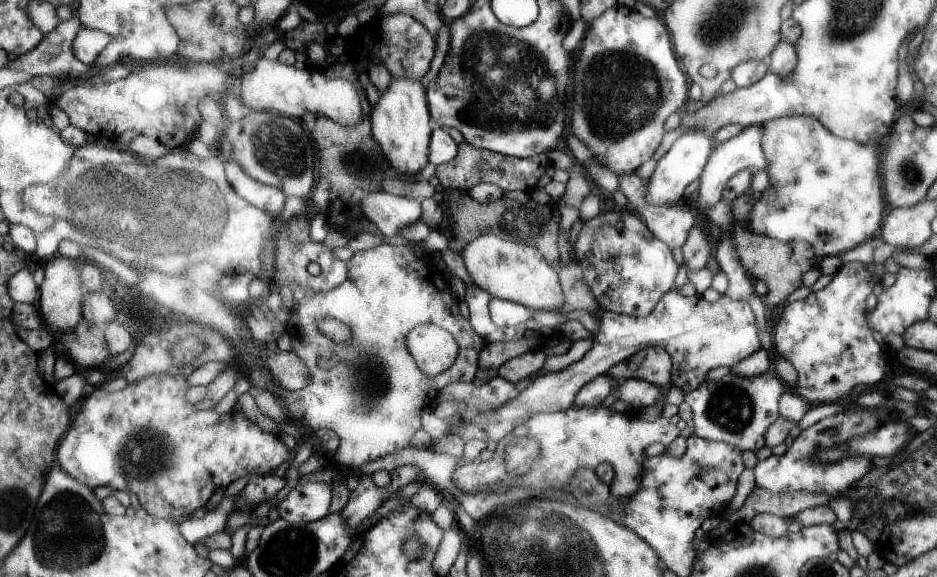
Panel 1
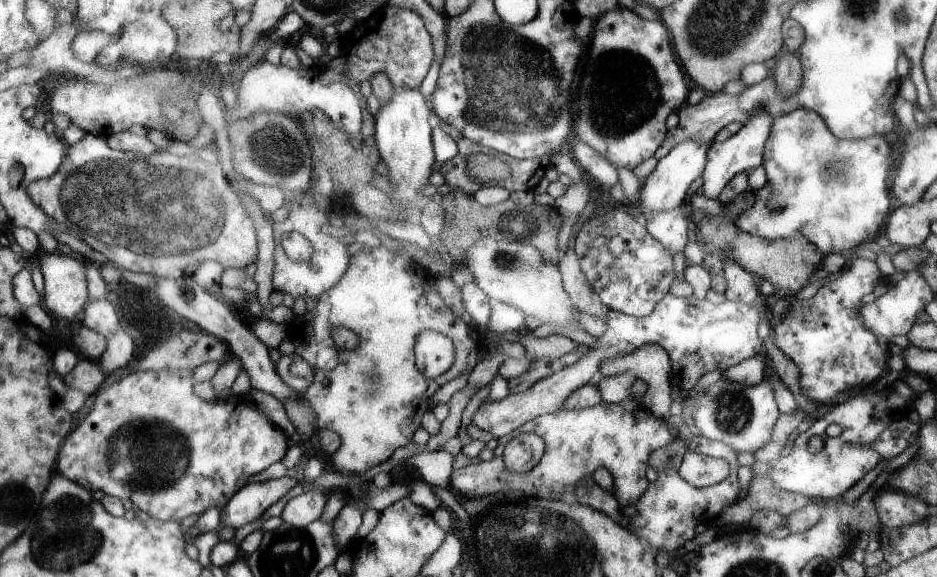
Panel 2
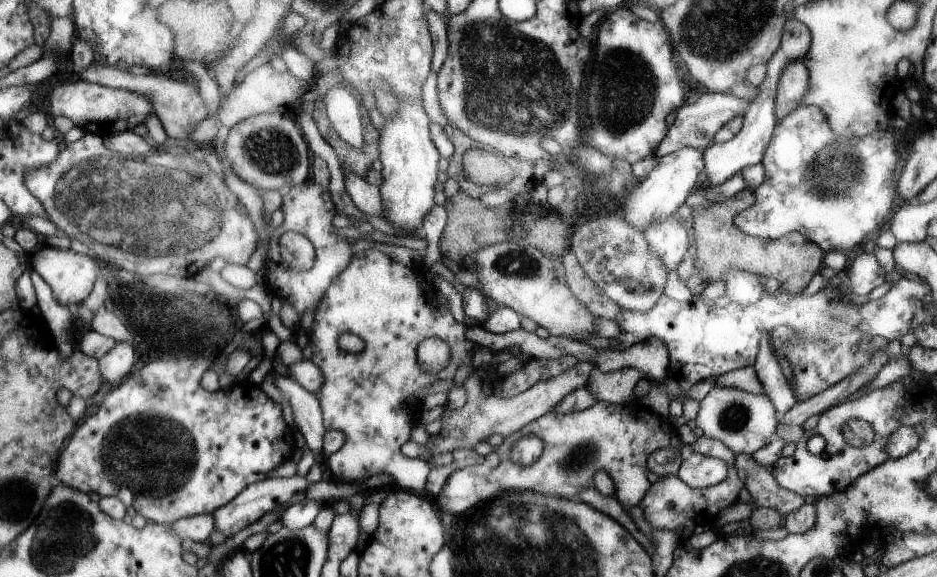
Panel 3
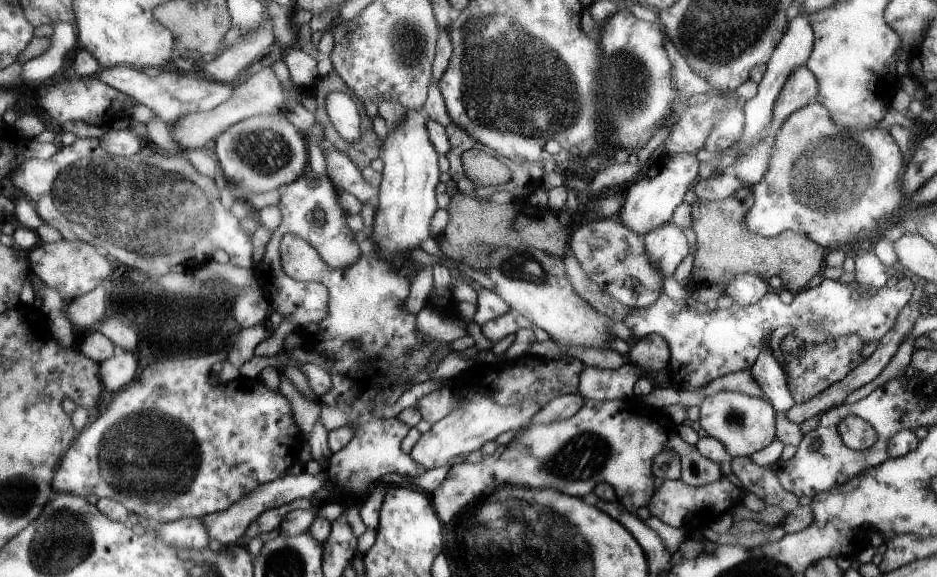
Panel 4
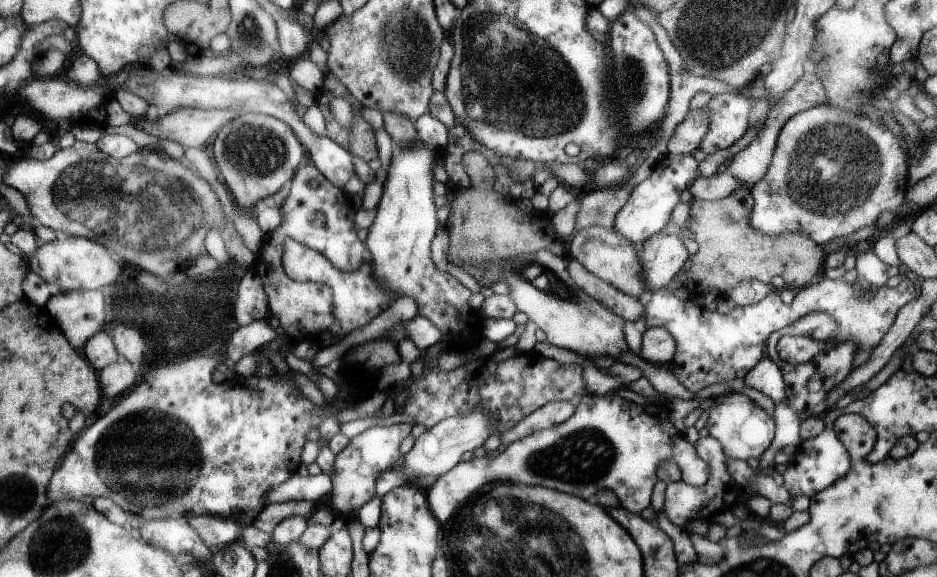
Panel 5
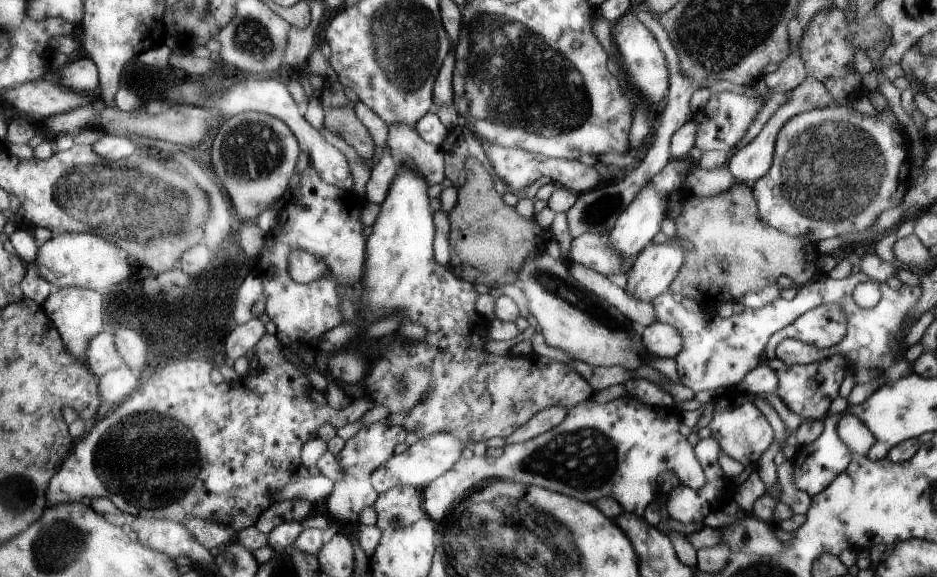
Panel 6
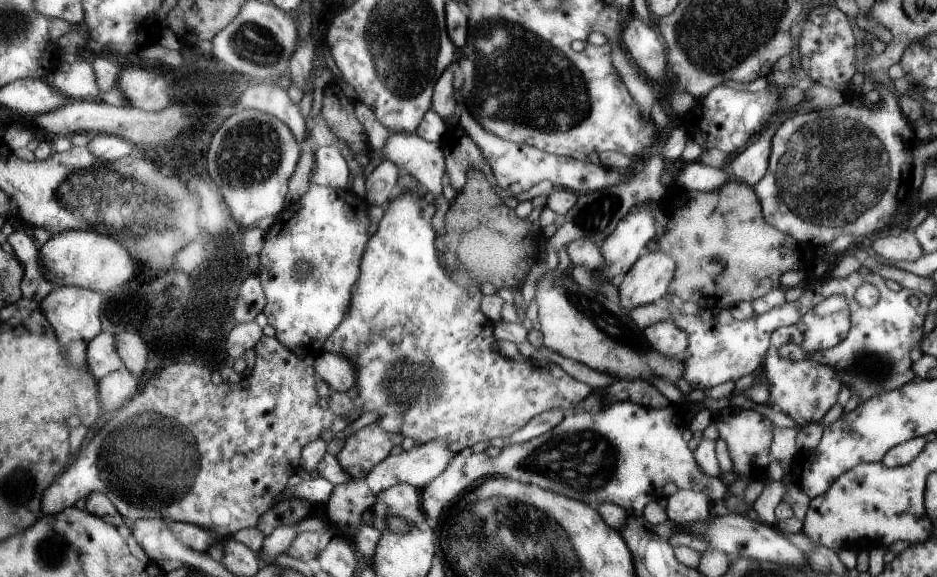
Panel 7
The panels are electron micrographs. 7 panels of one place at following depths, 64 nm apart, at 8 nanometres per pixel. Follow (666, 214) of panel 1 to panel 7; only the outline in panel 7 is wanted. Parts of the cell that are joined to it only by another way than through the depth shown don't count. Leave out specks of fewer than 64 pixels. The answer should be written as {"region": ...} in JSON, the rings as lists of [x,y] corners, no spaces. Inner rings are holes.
{"region":[[[665,252],[643,254],[633,264],[633,268],[625,272],[623,282],[619,284],[621,308],[627,310],[659,302],[663,296],[667,296],[667,288],[675,276],[675,268],[675,258]]]}

